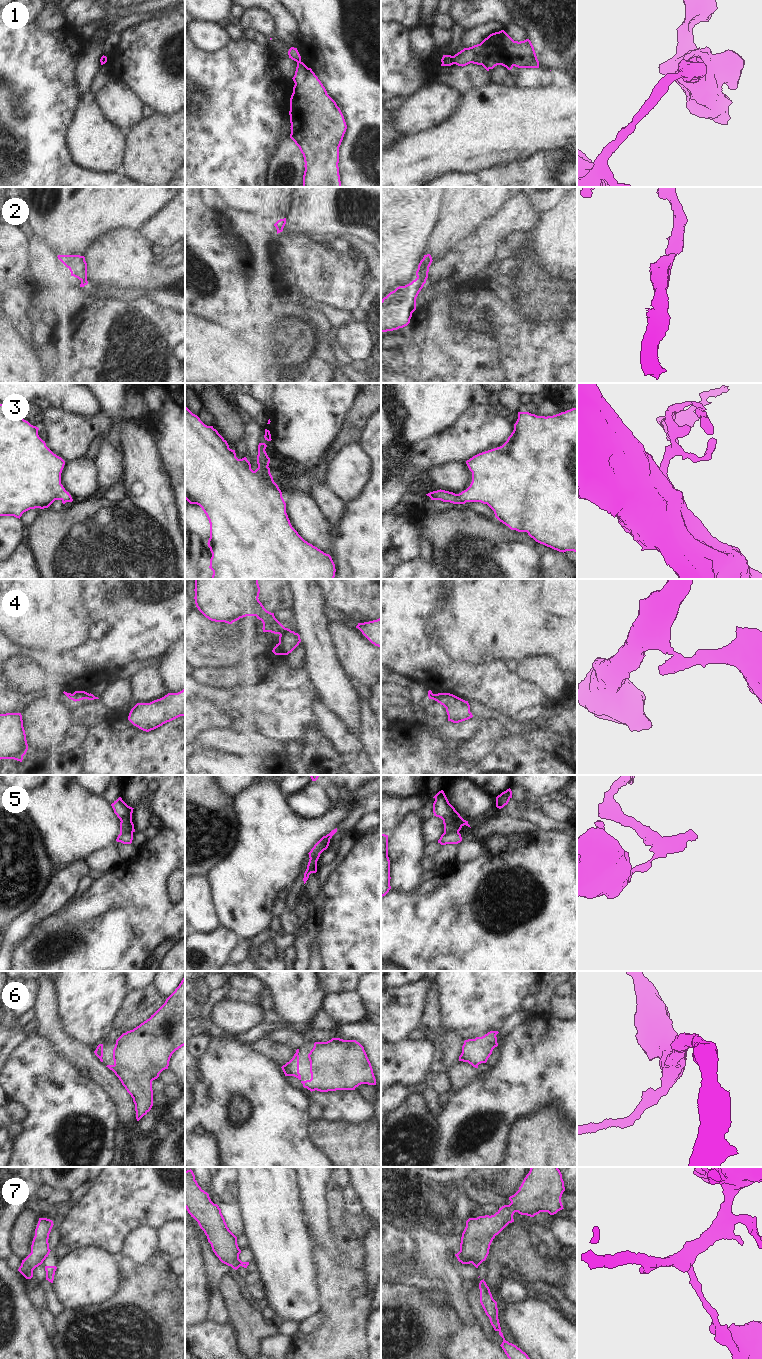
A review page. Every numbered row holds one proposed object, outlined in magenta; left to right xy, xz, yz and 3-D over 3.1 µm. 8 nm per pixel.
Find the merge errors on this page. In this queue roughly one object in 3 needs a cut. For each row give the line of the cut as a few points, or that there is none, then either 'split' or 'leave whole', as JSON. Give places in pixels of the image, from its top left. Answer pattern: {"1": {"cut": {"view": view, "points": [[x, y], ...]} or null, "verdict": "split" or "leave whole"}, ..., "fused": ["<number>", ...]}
{"1": {"cut": {"view": "yz", "points": [[451, 56], [454, 63]]}, "verdict": "split"}, "2": {"cut": null, "verdict": "leave whole"}, "3": {"cut": null, "verdict": "leave whole"}, "4": {"cut": {"view": "xz", "points": [[285, 628], [279, 634]]}, "verdict": "split"}, "5": {"cut": {"view": "xz", "points": [[322, 838], [317, 851], [319, 855]]}, "verdict": "split"}, "6": {"cut": null, "verdict": "leave whole"}, "7": {"cut": {"view": "xz", "points": [[238, 1258], [240, 1265]]}, "verdict": "split"}, "fused": ["1", "4", "5", "7"]}

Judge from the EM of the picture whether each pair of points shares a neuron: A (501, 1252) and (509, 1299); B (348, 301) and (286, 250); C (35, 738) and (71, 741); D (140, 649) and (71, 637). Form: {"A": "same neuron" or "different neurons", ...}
{"A": "different neurons", "B": "same neuron", "C": "different neurons", "D": "different neurons"}

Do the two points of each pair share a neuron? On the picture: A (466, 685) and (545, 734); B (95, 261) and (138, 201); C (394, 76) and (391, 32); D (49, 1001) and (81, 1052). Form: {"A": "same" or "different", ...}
{"A": "different", "B": "different", "C": "same", "D": "same"}

